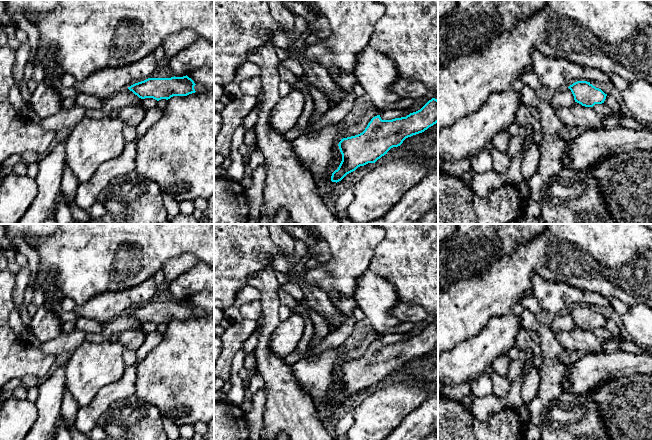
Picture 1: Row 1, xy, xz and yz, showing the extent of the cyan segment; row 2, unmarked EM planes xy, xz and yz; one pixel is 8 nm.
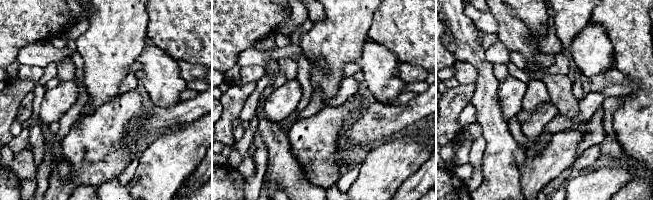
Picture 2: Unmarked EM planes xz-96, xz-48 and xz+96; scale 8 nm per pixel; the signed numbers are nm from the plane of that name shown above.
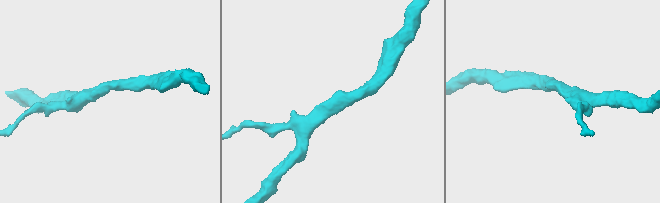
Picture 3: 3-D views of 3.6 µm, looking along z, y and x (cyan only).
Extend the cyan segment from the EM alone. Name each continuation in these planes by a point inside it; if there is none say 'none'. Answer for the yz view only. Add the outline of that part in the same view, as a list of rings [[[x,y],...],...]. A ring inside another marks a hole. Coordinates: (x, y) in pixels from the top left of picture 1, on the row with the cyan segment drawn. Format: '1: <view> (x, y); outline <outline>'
none

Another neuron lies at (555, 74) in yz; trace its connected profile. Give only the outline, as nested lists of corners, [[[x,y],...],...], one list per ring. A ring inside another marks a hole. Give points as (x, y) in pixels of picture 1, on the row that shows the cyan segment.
[[[536,49],[531,52],[531,60],[534,73],[548,90],[562,90],[577,81],[610,82],[608,75],[602,71],[545,56]]]

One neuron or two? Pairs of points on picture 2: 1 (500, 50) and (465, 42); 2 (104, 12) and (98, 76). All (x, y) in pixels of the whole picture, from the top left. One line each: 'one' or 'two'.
1: two
2: one

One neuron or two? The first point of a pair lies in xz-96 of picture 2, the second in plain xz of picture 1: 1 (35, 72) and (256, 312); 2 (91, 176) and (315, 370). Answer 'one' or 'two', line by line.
1: one
2: one

